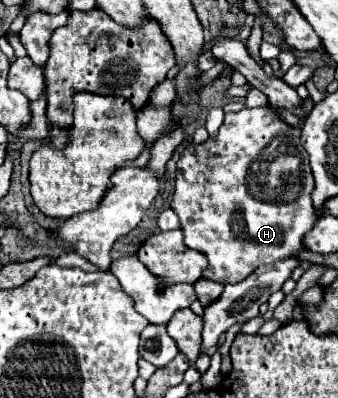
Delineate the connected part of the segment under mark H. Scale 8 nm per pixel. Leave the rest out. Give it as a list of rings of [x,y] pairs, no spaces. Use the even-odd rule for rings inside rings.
[[[265,107],[241,109],[239,113],[227,113],[223,125],[215,137],[209,137],[201,145],[187,145],[179,163],[175,193],[171,209],[177,213],[183,231],[183,243],[189,249],[197,249],[209,261],[203,269],[203,277],[219,283],[239,283],[255,267],[301,255],[303,235],[311,231],[311,223],[317,221],[311,203],[313,175],[307,163],[307,151],[301,145],[301,129],[283,123],[279,115]]]

